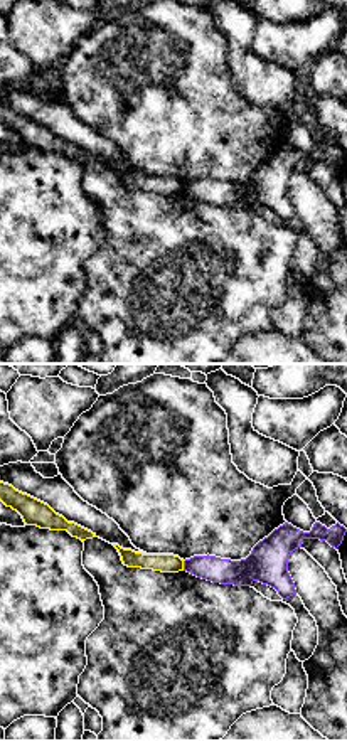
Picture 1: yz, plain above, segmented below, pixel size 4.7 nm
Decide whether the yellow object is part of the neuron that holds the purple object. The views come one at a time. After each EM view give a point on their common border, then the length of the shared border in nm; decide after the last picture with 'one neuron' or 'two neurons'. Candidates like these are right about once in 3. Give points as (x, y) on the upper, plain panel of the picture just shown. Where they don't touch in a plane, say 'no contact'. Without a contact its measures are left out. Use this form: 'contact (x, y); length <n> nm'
contact (184, 189); length 50 nm

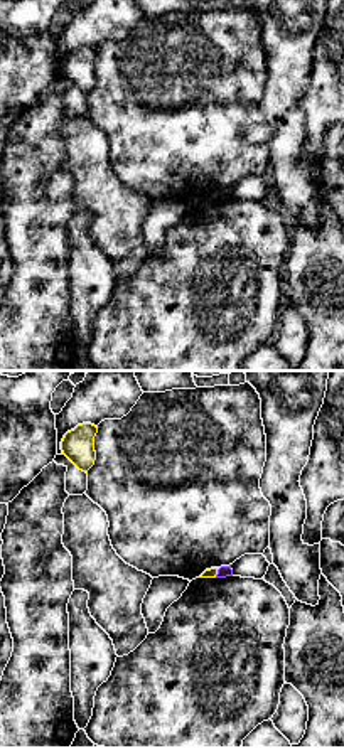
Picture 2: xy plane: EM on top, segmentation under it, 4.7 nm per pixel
contact (218, 196); length 50 nm

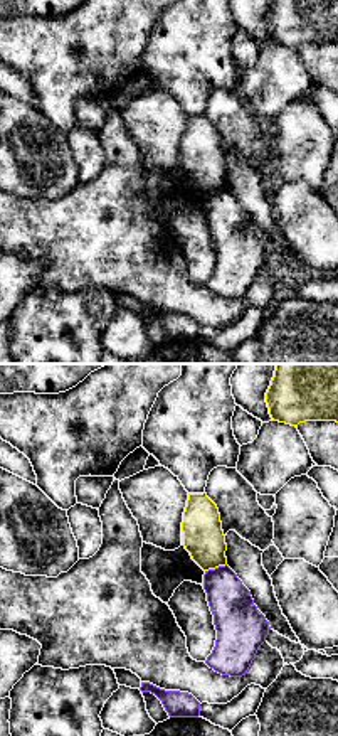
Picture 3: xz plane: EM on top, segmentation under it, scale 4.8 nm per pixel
contact (216, 191); length 110 nm

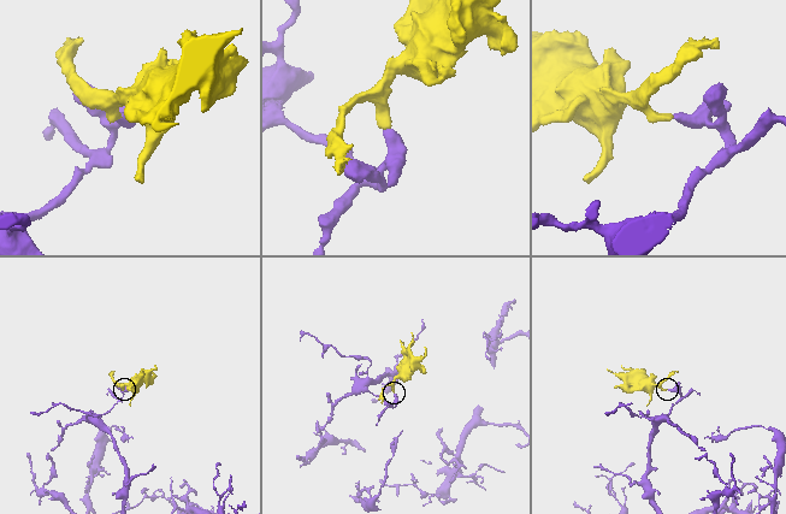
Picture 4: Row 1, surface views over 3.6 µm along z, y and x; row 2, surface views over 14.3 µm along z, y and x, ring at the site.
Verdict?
two neurons

